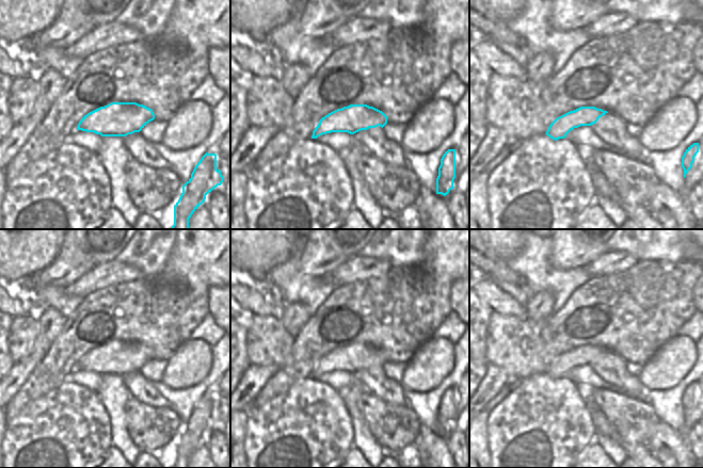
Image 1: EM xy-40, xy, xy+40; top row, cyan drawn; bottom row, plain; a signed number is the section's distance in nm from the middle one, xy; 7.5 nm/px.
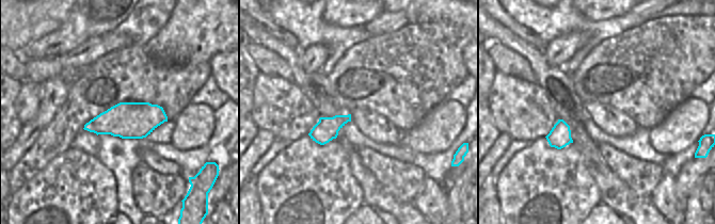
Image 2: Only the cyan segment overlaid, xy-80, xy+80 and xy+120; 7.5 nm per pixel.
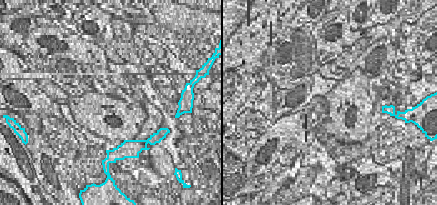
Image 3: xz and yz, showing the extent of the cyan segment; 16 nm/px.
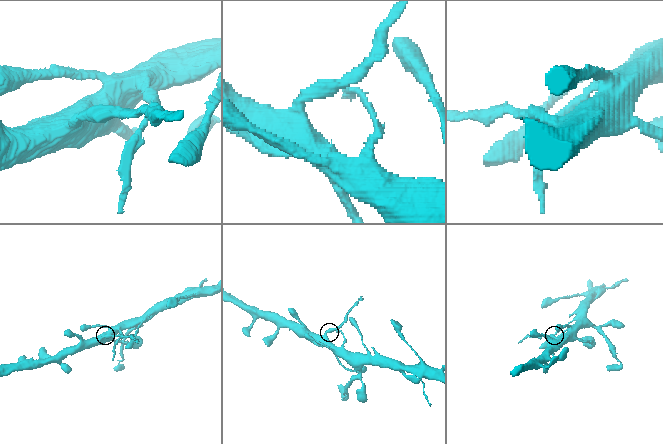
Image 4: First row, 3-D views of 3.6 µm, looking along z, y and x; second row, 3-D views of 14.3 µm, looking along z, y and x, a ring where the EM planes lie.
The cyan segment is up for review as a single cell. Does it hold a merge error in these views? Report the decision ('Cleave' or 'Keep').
Cleave.

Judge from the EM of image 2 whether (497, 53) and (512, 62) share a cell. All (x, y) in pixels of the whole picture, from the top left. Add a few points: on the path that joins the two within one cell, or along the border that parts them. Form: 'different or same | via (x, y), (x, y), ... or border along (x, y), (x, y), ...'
same | via (501, 56), (509, 62)

